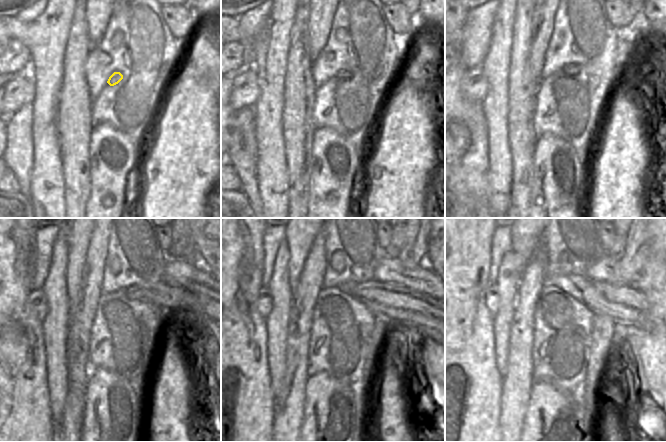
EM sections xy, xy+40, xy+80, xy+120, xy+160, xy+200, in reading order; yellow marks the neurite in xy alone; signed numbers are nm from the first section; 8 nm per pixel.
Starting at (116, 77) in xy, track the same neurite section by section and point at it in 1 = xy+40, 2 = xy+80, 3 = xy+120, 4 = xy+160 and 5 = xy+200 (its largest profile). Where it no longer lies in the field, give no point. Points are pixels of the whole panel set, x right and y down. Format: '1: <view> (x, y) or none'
1: xy+40 (343, 74)
2: xy+80 (573, 69)
3: xy+120 (160, 294)
4: xy+160 (392, 295)
5: xy+200 (630, 296)

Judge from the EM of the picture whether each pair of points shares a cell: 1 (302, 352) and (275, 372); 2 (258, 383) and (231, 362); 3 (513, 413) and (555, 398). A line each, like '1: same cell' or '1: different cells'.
1: different cells
2: same cell
3: different cells

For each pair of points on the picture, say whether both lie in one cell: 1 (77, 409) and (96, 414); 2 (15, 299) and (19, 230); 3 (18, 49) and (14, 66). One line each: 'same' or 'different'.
1: different
2: same
3: same

